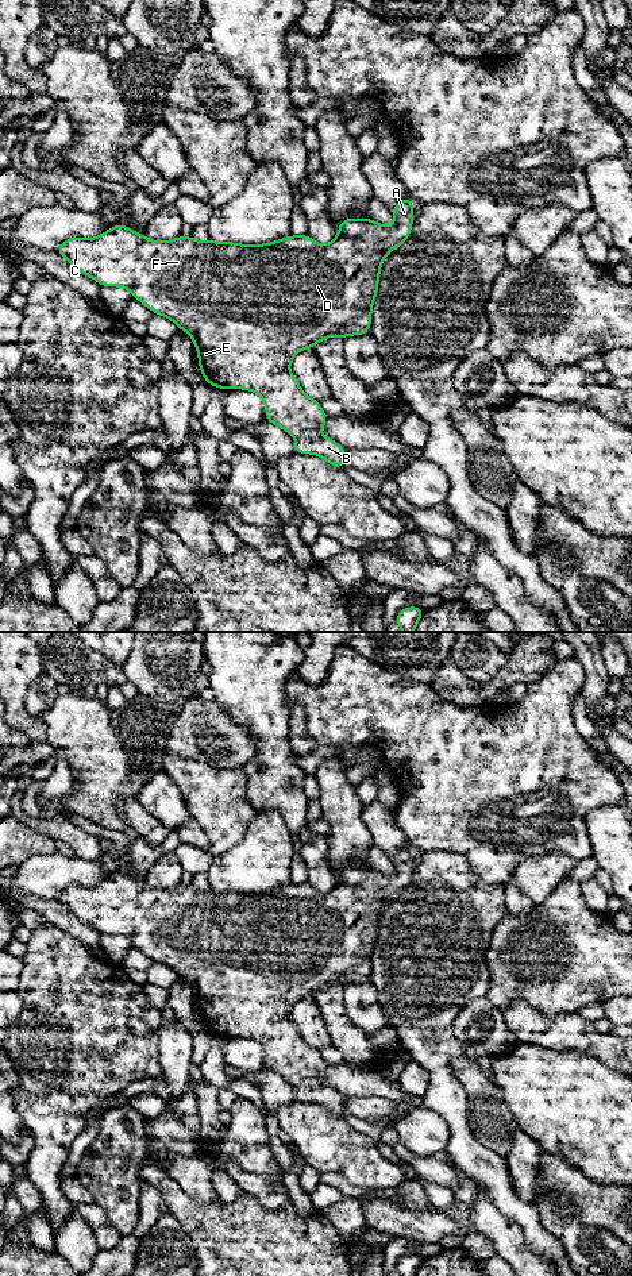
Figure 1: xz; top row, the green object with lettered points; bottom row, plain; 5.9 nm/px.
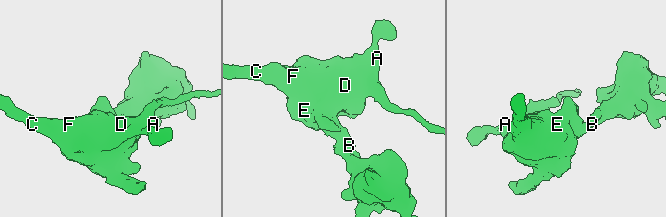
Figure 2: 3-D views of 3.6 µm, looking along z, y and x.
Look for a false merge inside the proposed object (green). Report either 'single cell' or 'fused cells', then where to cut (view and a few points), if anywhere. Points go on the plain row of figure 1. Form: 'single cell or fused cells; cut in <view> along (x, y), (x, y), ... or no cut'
single cell; no cut

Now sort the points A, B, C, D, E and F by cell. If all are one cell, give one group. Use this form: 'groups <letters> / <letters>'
groups A B C D E F

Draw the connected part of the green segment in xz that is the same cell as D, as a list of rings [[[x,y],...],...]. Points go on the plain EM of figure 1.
[[[402,847],[390,860],[393,875],[385,875],[371,867],[344,867],[336,886],[330,893],[319,893],[309,883],[293,884],[266,893],[217,891],[213,887],[199,890],[192,884],[174,888],[149,888],[146,883],[116,872],[107,880],[90,887],[69,886],[57,901],[82,922],[101,934],[122,934],[131,940],[153,961],[165,964],[186,979],[199,1002],[204,1028],[220,1037],[247,1037],[258,1041],[266,1055],[267,1071],[273,1071],[296,1087],[294,1100],[319,1103],[334,1115],[343,1118],[344,1096],[335,1088],[321,1086],[327,1064],[320,1051],[309,1046],[290,1022],[293,1005],[311,996],[325,986],[367,982],[371,972],[371,956],[378,938],[381,913],[389,899],[400,895],[411,883],[413,851]]]

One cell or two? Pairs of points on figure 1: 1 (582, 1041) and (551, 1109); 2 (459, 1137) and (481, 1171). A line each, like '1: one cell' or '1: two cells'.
1: two cells
2: one cell

